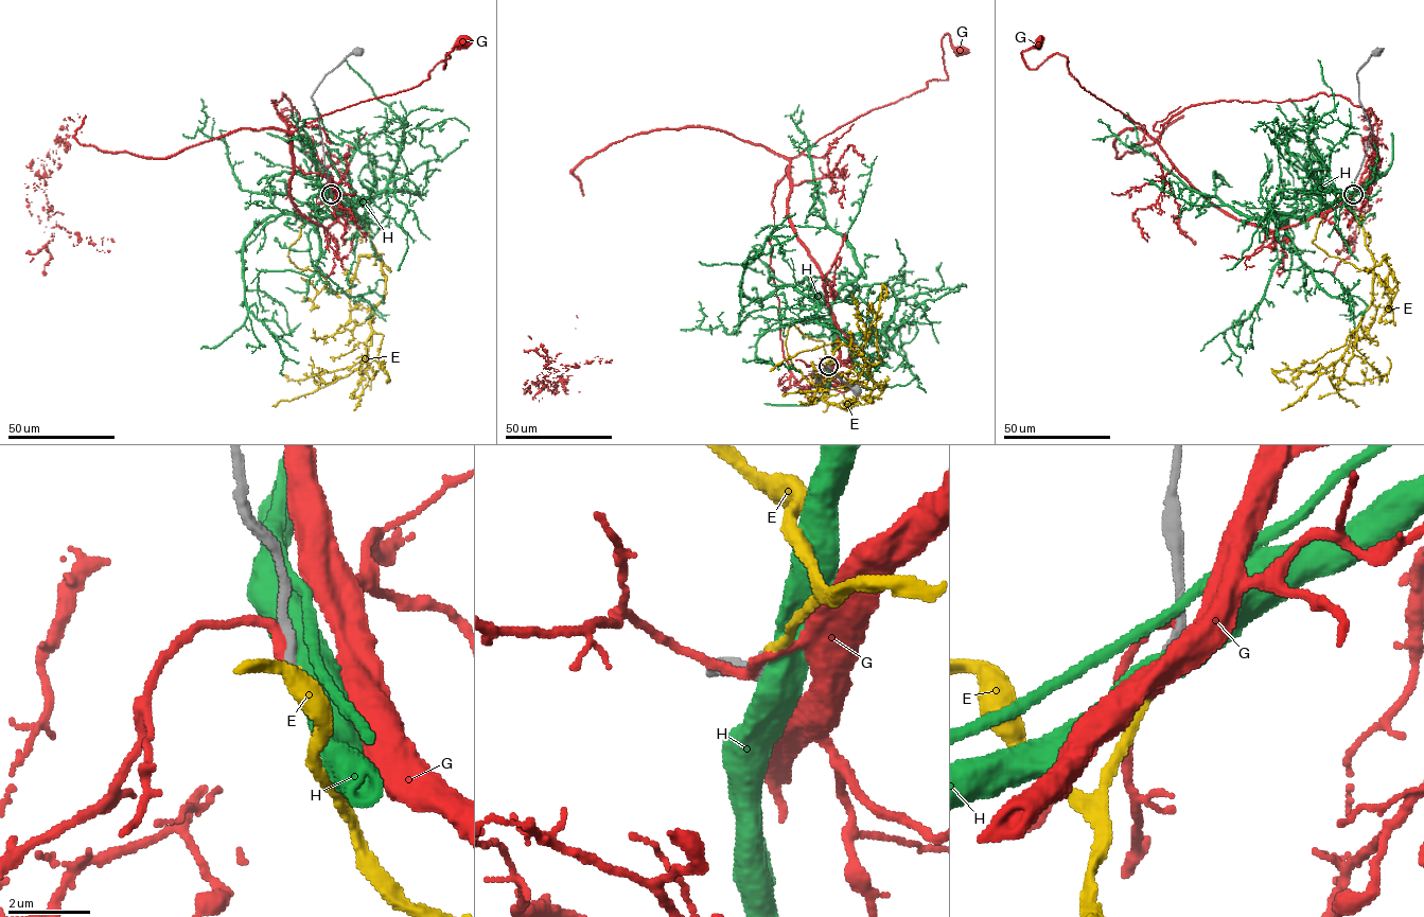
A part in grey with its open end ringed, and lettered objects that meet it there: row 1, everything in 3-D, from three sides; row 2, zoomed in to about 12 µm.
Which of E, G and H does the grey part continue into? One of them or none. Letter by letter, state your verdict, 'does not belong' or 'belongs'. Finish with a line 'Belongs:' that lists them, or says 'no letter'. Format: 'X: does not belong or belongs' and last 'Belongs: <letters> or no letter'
E: belongs
G: does not belong
H: does not belong
Belongs: E

